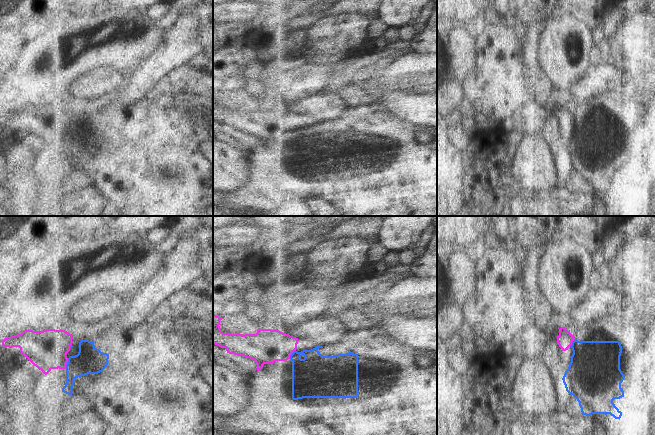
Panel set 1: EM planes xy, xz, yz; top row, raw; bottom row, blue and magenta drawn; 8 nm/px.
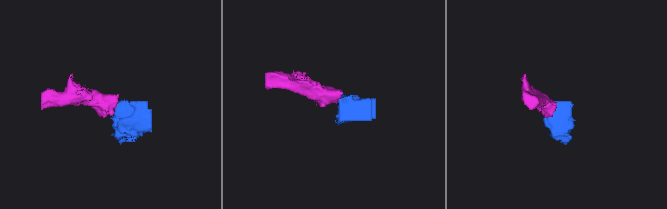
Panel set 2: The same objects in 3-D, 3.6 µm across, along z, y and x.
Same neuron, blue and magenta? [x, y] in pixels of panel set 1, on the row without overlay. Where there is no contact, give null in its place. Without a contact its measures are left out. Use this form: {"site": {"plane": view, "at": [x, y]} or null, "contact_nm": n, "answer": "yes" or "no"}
{"site": {"plane": "xy", "at": [67, 139]}, "contact_nm": 90, "answer": "no"}

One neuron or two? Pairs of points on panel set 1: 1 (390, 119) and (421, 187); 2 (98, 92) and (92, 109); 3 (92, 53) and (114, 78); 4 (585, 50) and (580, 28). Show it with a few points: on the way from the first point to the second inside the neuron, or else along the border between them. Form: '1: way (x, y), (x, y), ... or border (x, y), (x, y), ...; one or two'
1: way (395, 136), (403, 145), (403, 168), (405, 170); one
2: border (92, 103), (100, 104); two
3: border (104, 69), (86, 74), (81, 79); two
4: way (585, 45), (582, 33); one

